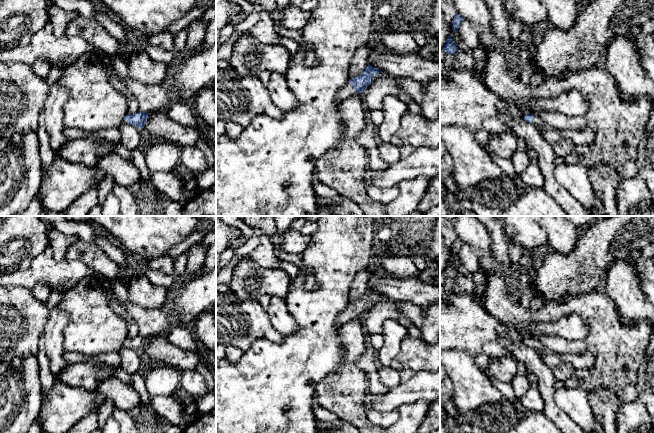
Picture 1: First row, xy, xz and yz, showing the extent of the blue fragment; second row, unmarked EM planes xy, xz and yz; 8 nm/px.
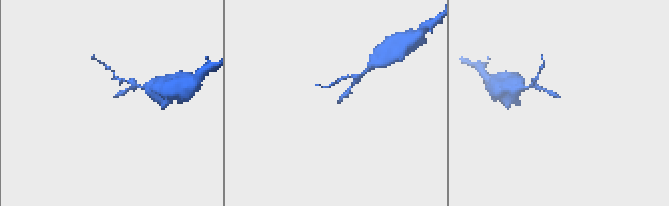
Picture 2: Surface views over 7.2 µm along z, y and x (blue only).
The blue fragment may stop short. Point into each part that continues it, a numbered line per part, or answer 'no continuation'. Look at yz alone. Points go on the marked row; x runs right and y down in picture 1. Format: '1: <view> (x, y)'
1: yz (537, 122)

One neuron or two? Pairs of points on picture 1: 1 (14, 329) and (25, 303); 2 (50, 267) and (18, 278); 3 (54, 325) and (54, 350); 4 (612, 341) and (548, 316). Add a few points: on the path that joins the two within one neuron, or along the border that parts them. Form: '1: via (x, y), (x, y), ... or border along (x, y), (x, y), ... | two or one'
1: via (14, 323), (14, 314), (19, 309) | one
2: via (42, 269), (26, 278) | one
3: via (54, 331), (54, 344) | one
4: via (598, 325), (581, 308), (564, 308) | one

